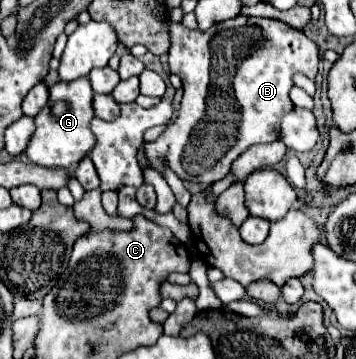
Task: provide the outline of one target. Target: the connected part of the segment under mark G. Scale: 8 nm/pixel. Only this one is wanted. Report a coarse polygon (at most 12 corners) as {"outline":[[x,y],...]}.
{"outline":[[88,78],[56,82],[24,154],[72,168],[94,146]]}

